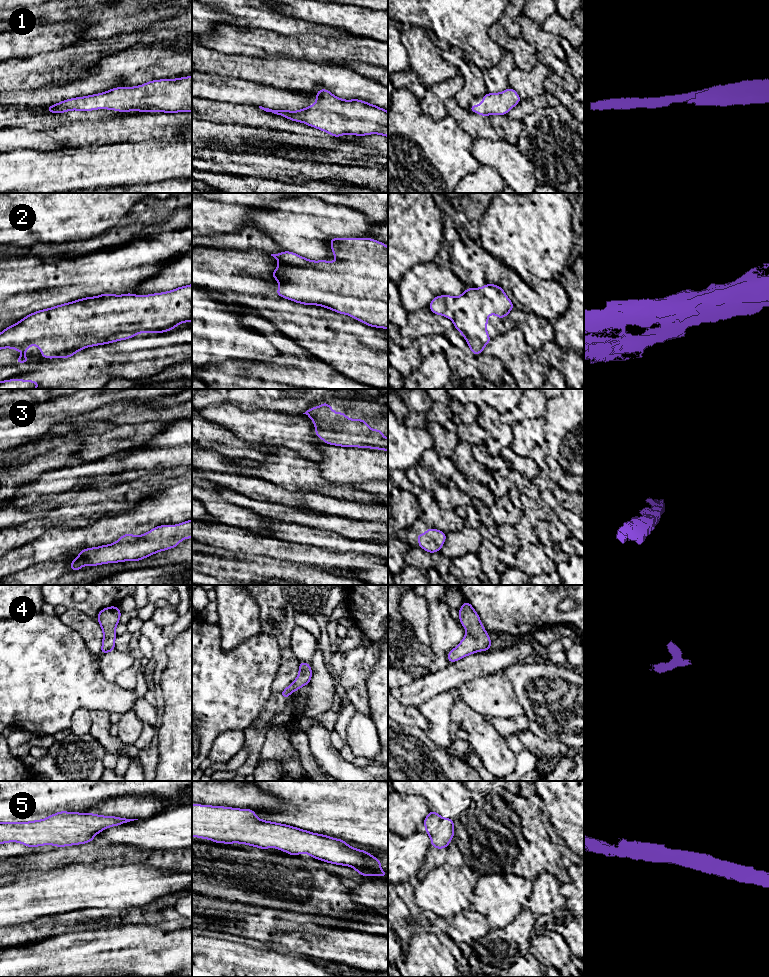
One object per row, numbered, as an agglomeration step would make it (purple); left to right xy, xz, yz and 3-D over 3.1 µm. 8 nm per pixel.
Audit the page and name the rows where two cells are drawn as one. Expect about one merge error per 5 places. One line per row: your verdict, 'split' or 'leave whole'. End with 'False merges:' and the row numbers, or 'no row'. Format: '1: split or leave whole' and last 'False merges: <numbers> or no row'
1: leave whole
2: leave whole
3: leave whole
4: leave whole
5: leave whole
False merges: no row

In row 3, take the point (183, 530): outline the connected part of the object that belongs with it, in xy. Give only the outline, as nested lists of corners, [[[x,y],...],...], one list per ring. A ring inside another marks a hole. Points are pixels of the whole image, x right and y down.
[[[192,519],[178,525],[160,525],[140,536],[124,534],[112,544],[81,549],[69,567],[72,571],[77,571],[83,568],[82,562],[86,567],[91,567],[106,563],[139,561],[159,551],[174,548],[182,539],[191,537]]]

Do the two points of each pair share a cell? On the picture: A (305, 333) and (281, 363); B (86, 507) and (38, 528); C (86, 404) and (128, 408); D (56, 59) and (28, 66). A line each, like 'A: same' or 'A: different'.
A: different
B: same
C: different
D: same

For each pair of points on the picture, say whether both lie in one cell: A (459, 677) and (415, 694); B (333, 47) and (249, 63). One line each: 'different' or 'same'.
A: same
B: different

